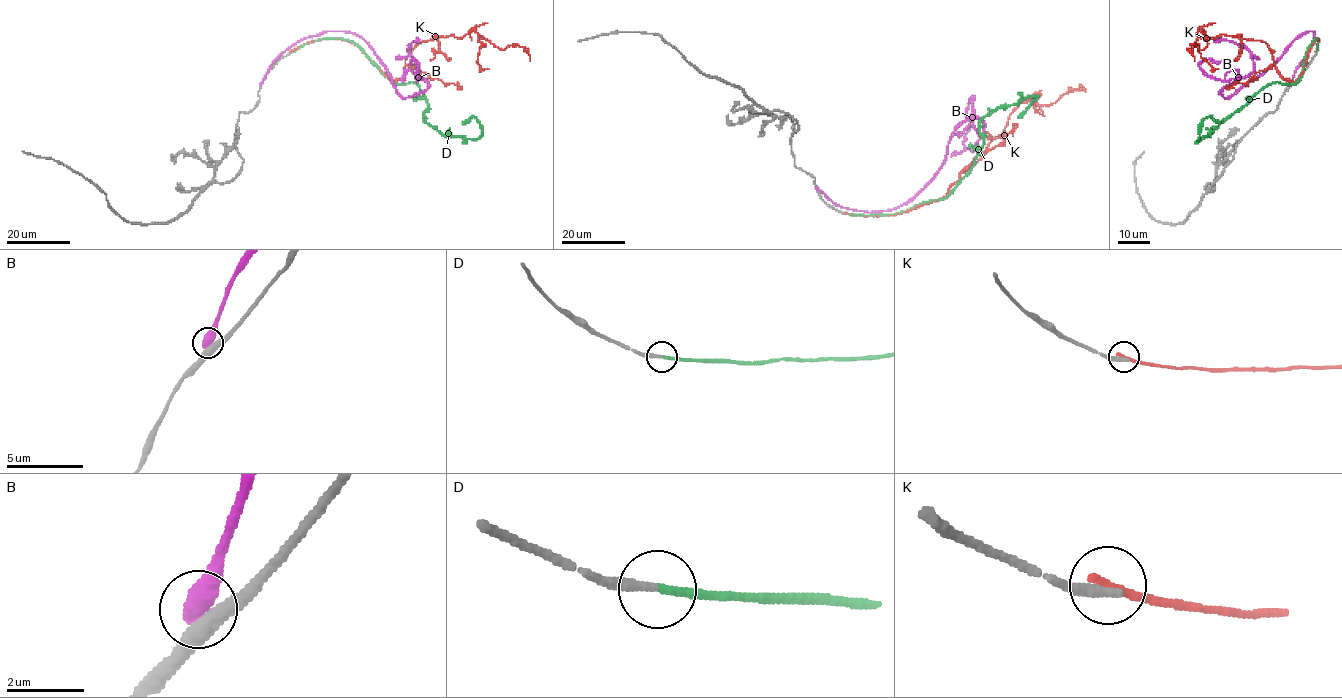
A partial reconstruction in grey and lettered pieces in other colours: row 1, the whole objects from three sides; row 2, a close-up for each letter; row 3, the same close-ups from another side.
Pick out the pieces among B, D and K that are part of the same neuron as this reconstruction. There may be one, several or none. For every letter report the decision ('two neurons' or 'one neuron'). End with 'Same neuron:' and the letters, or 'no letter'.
B: two neurons
D: one neuron
K: two neurons
Same neuron: D

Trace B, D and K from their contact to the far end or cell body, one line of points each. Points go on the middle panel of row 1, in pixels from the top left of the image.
B: (816, 188), (849, 209), (891, 210), (938, 171), (951, 133), (980, 118), (972, 151), (964, 142), (974, 111)
D: (848, 214), (895, 214), (944, 198), (969, 170), (983, 144), (979, 122), (1000, 106), (1037, 96), (1018, 118)
K: (847, 213), (893, 216), (943, 198), (1029, 97), (1034, 95), (1042, 106), (1075, 90), (1085, 92)

